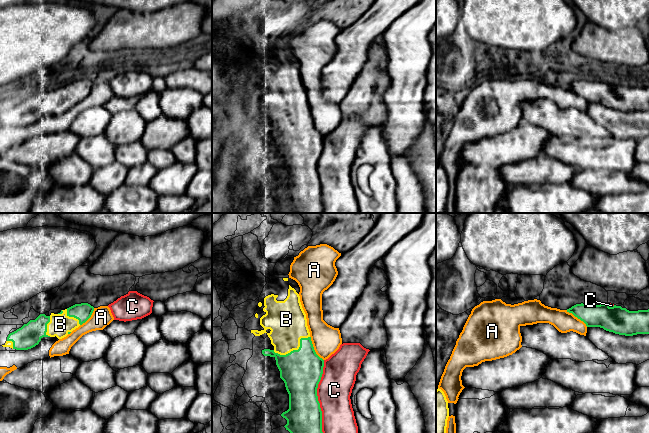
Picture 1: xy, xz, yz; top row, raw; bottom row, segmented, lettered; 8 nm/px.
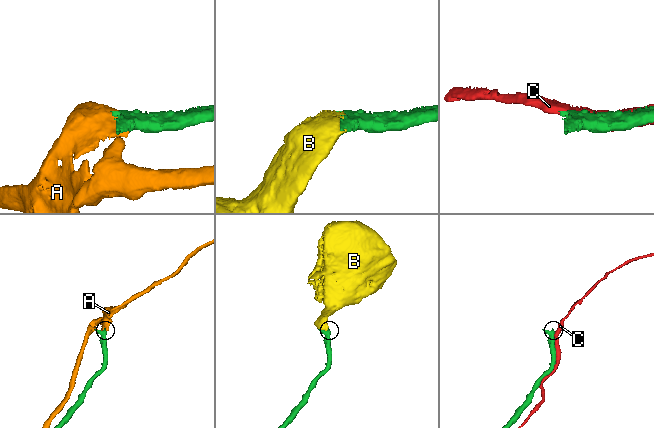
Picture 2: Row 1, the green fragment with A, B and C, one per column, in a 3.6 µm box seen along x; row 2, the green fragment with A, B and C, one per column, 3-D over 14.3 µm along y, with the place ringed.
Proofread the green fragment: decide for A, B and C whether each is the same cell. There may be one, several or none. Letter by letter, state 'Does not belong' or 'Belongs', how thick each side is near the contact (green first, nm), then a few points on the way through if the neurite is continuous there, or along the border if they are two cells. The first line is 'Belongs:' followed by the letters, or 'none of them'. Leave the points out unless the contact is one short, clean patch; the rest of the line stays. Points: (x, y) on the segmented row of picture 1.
Belongs: B
A: Does not belong. Thickness 340 nm (green) against 240 nm. Boundary: xz (310, 336), (313, 349), (323, 360)
B: Belongs. Thickness 340 nm (green) against 300 nm
C: Does not belong. Thickness 340 nm (green) against 280 nm

